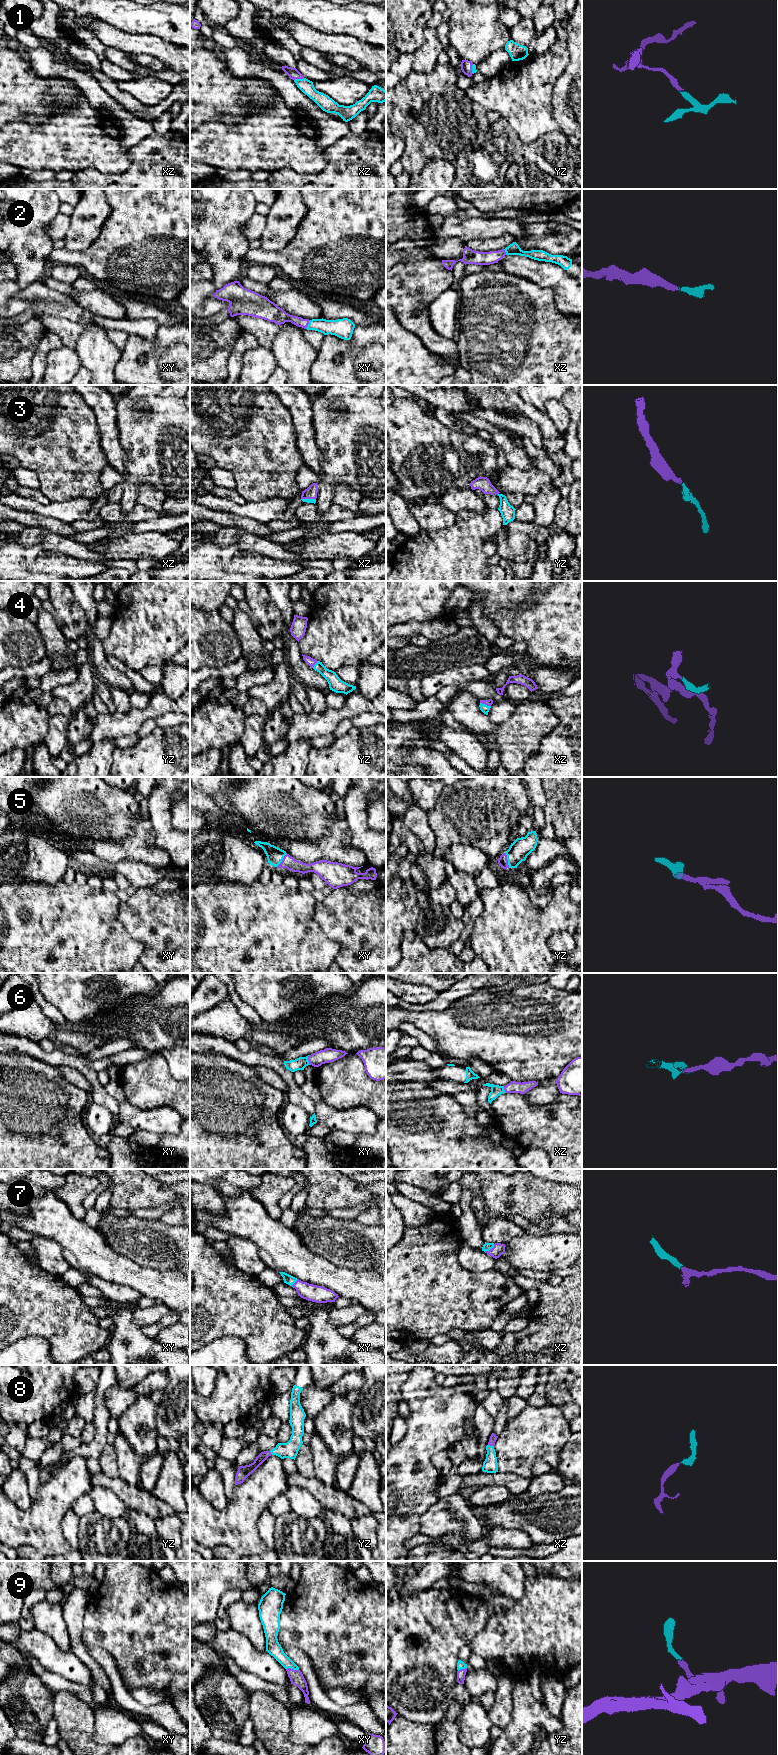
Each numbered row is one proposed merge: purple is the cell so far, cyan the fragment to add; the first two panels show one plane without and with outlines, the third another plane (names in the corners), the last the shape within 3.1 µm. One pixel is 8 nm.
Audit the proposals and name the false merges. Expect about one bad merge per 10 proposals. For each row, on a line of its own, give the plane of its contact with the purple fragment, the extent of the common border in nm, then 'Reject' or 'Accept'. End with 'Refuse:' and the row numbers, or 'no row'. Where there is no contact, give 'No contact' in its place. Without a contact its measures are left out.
1: Touches purple in xz. Shared border 80 nm. Accept
2: Touches purple in xy. Shared border 80 nm. Accept
3: Touches purple in xz. Shared border 120 nm. Accept
4: Touches purple in xz. Shared border 90 nm. Accept
5: Touches purple in yz. Shared border 120 nm. Accept
6: Touches purple in xy. Shared border 80 nm. Accept
7: Touches purple in xz. Shared border 110 nm. Accept
8: Touches purple in xz. Shared border 50 nm. Accept
9: Touches purple in xy. Shared border 110 nm. Accept
Refuse: no row

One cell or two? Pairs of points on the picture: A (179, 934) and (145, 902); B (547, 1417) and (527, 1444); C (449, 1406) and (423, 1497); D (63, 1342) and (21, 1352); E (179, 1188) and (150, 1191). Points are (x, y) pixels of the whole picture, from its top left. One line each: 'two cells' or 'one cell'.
A: one cell
B: one cell
C: one cell
D: two cells
E: two cells

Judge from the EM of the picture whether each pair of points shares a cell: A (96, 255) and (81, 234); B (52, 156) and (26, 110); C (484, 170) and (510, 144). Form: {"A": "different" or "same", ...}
{"A": "different", "B": "different", "C": "different"}

